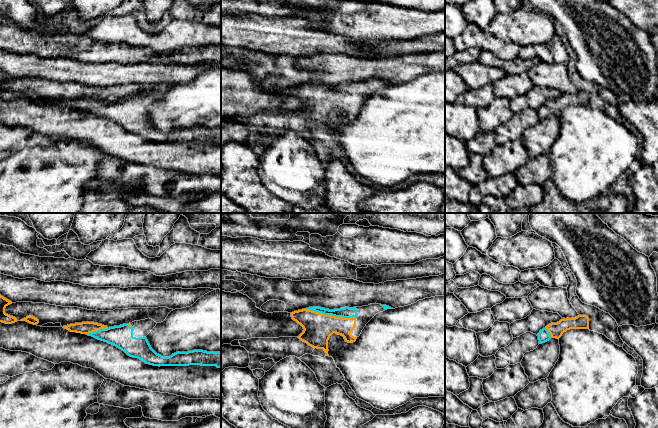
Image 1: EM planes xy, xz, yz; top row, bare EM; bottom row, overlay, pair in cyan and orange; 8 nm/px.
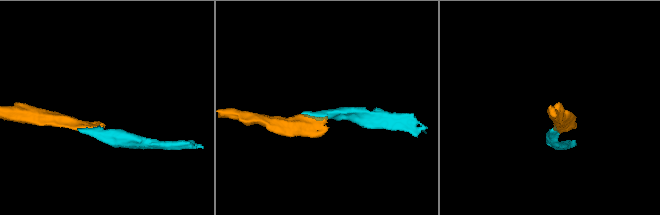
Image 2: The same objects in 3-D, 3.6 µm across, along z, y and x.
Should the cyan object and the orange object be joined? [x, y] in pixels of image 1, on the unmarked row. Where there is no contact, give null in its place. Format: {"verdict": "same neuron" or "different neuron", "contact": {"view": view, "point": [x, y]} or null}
{"verdict": "same neuron", "contact": {"view": "xz", "point": [331, 90]}}

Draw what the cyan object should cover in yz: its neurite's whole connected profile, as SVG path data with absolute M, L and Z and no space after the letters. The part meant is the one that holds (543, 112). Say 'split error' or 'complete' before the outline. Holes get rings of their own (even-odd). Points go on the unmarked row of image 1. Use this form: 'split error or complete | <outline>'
split error | M578 91L575 94L561 95L557 99L547 101L537 110L539 120L551 114L559 115L564 108L570 105L589 105L589 94L586 91Z

